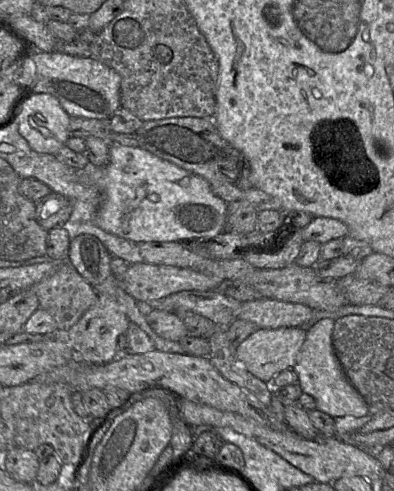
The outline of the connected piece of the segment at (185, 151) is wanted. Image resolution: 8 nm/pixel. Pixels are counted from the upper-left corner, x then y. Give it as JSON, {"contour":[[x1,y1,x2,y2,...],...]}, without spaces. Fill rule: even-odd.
{"contour":[[174,117,144,121,134,135,140,148,203,177,212,192,227,204,242,200,244,193,252,188,248,160,222,138,212,118]]}

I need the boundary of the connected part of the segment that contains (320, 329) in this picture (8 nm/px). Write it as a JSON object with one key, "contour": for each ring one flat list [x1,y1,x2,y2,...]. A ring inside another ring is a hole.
{"contour":[[326,318,318,321,314,325,308,325,307,335,305,341,297,355,295,366,293,370,298,375,298,382,303,393,311,395,315,398,317,403,317,410,322,411,333,418,338,417,364,417,371,414,370,408,368,407,365,400,357,392,357,390,348,381,342,366,335,355,332,346,332,333,334,327,334,320]]}

